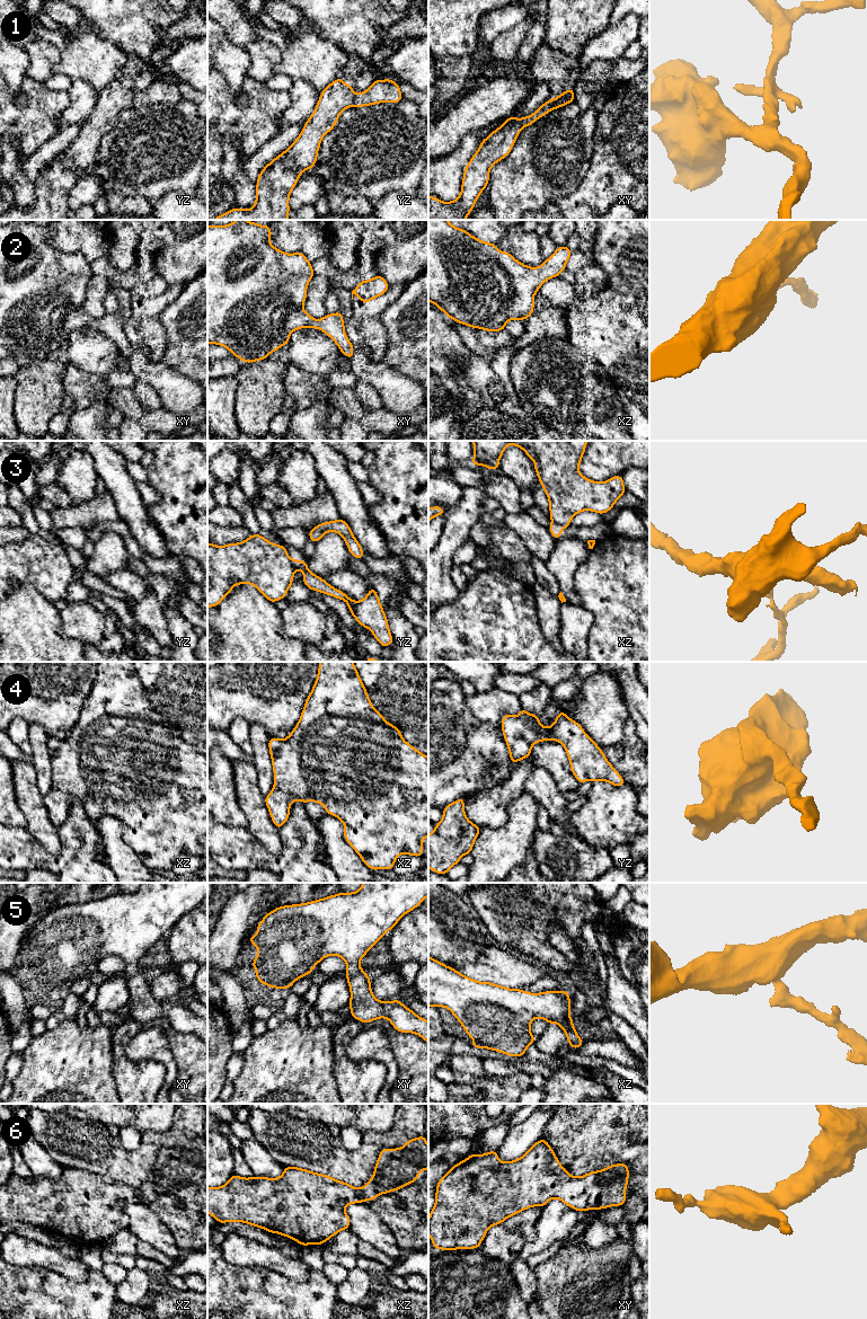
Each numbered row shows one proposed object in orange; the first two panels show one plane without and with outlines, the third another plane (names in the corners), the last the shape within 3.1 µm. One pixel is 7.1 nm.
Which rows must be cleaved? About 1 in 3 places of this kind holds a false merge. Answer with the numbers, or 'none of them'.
1, 3

